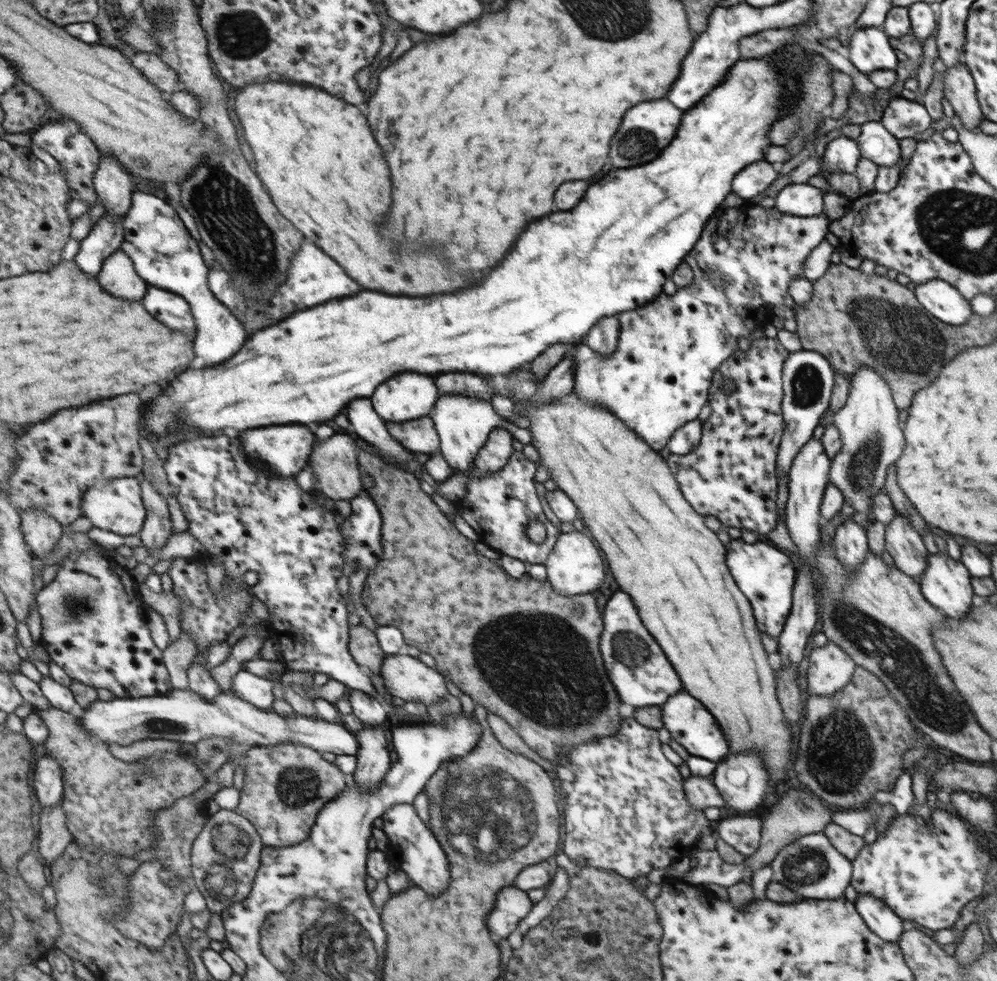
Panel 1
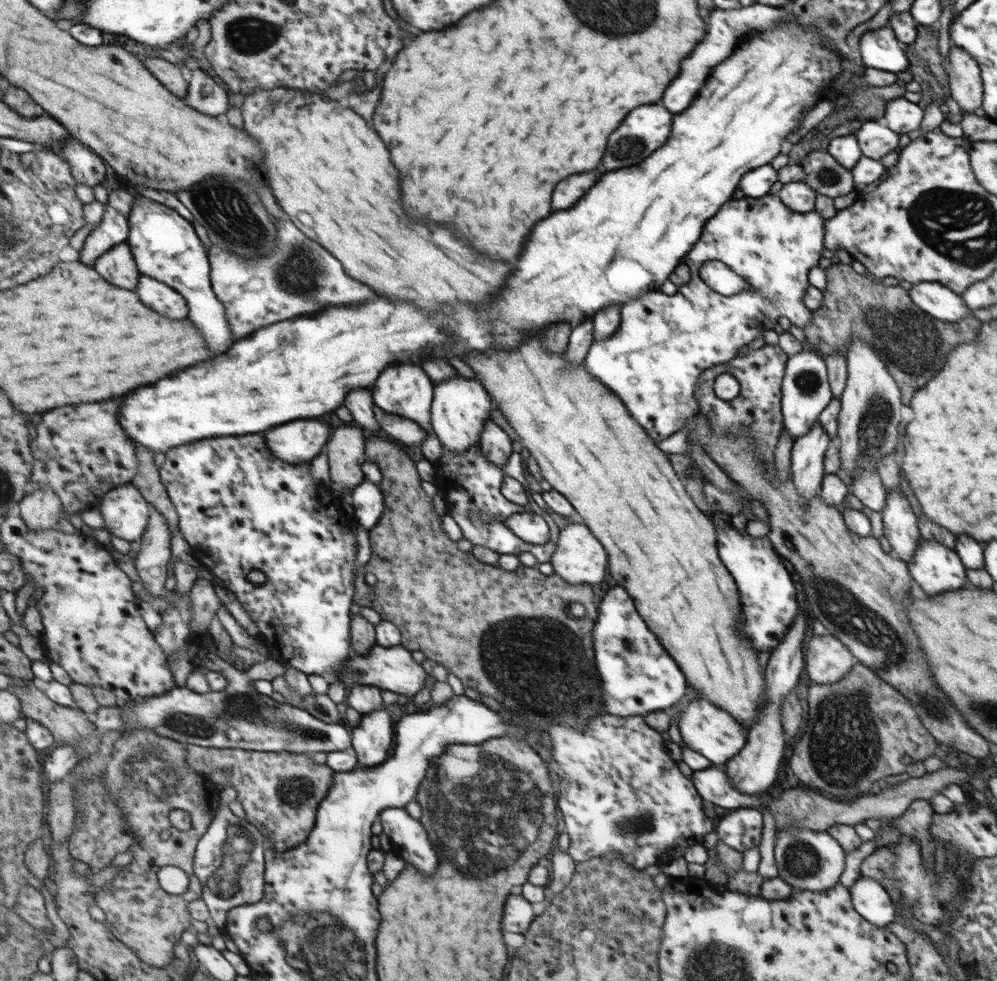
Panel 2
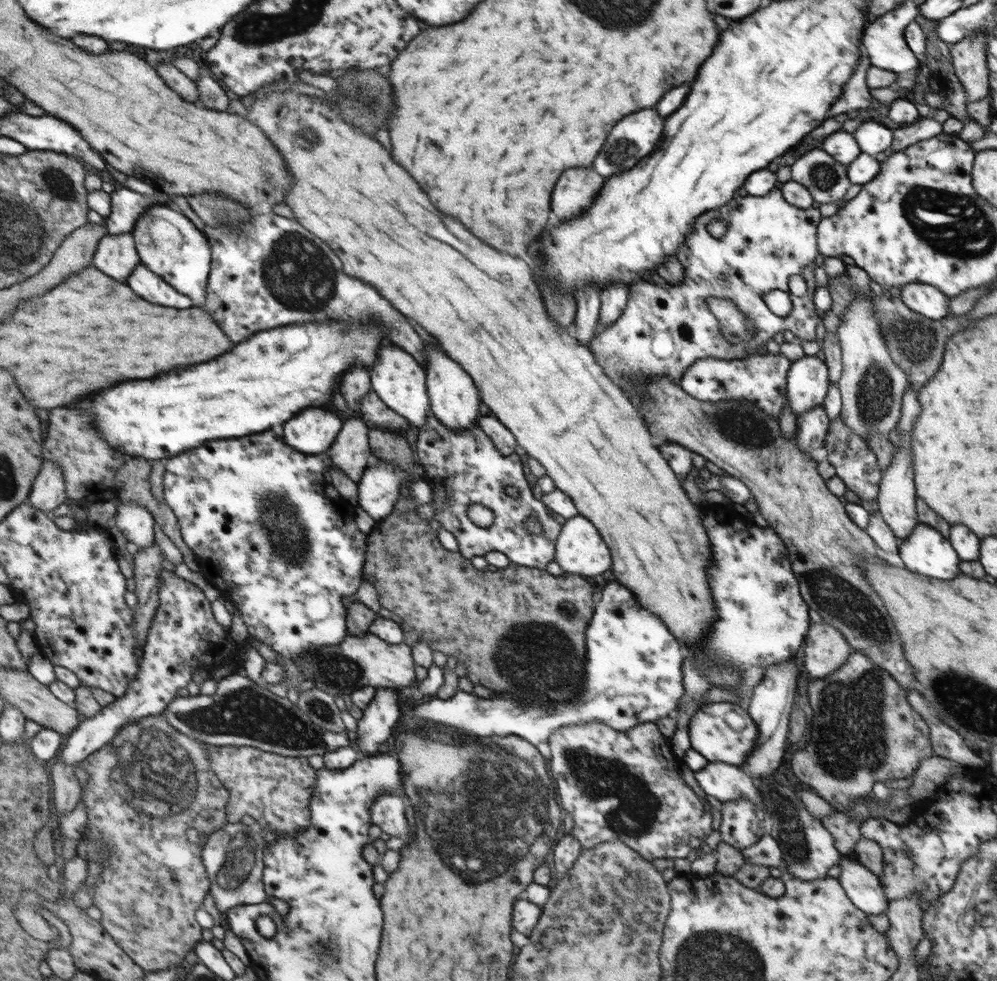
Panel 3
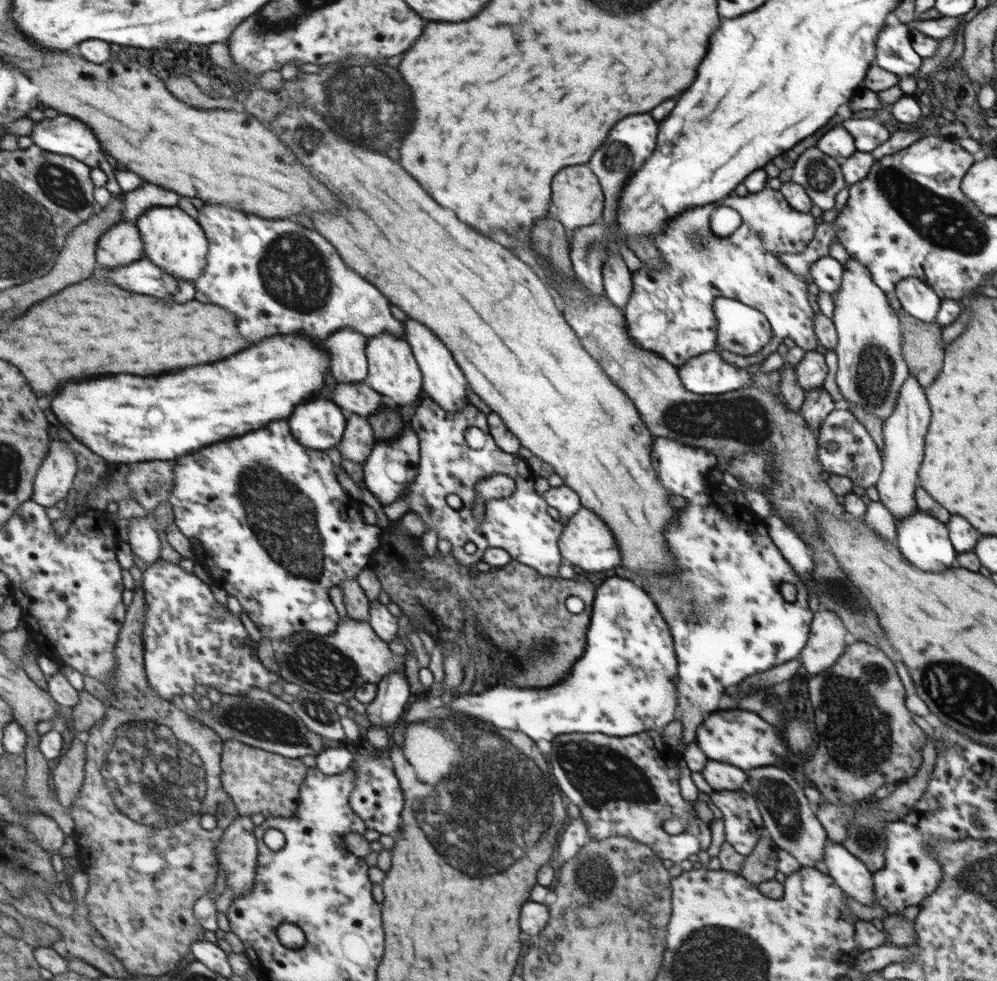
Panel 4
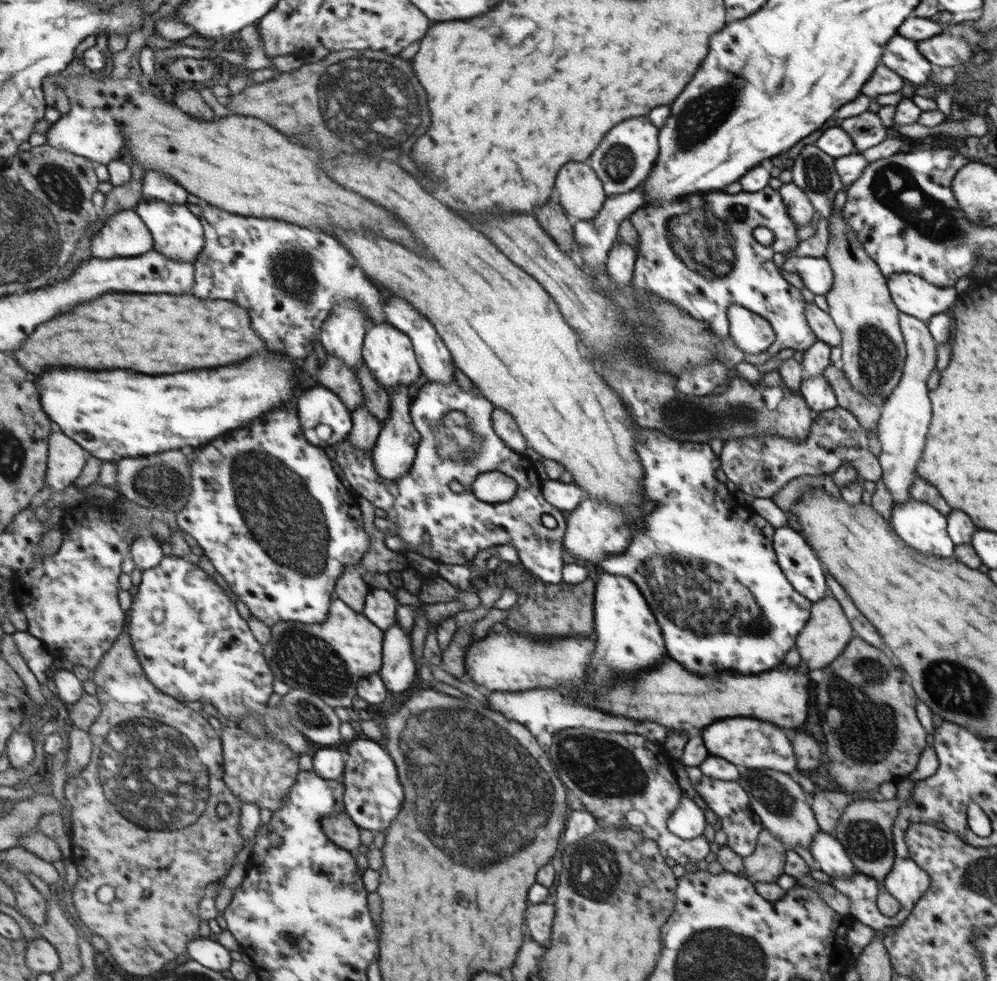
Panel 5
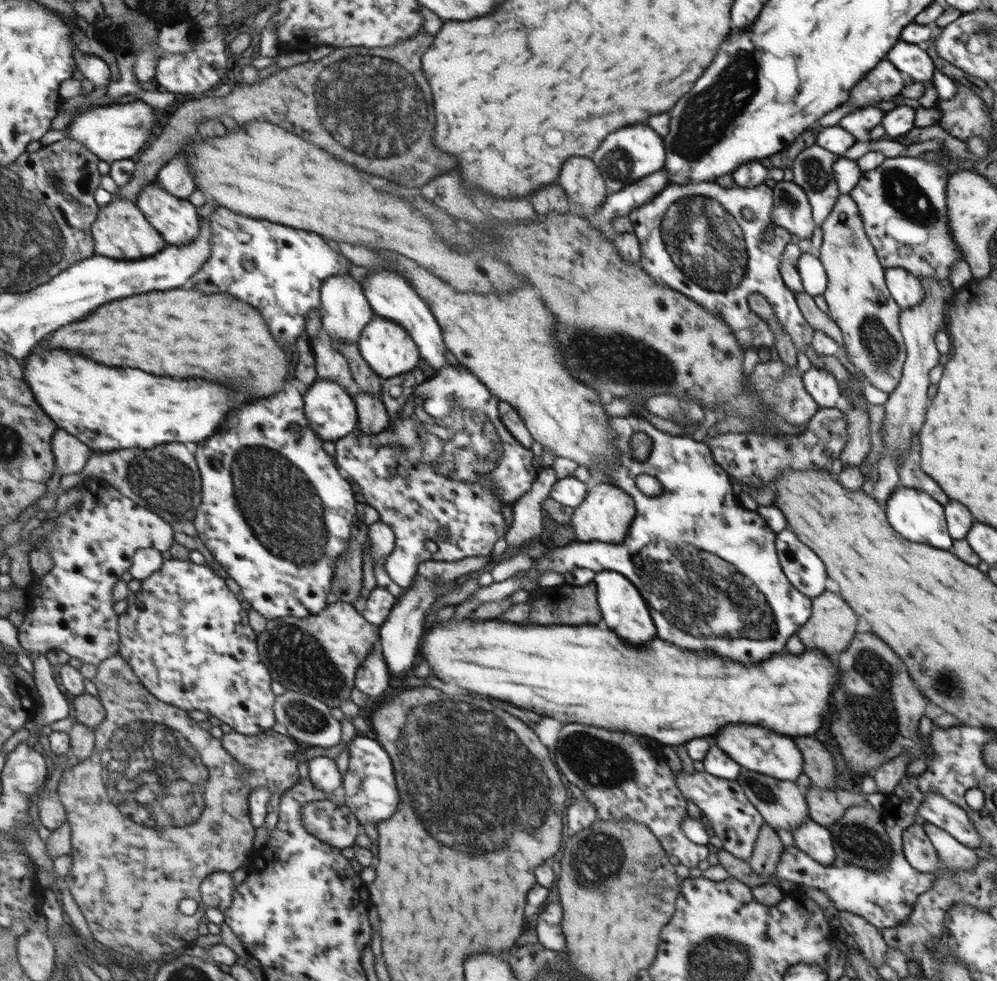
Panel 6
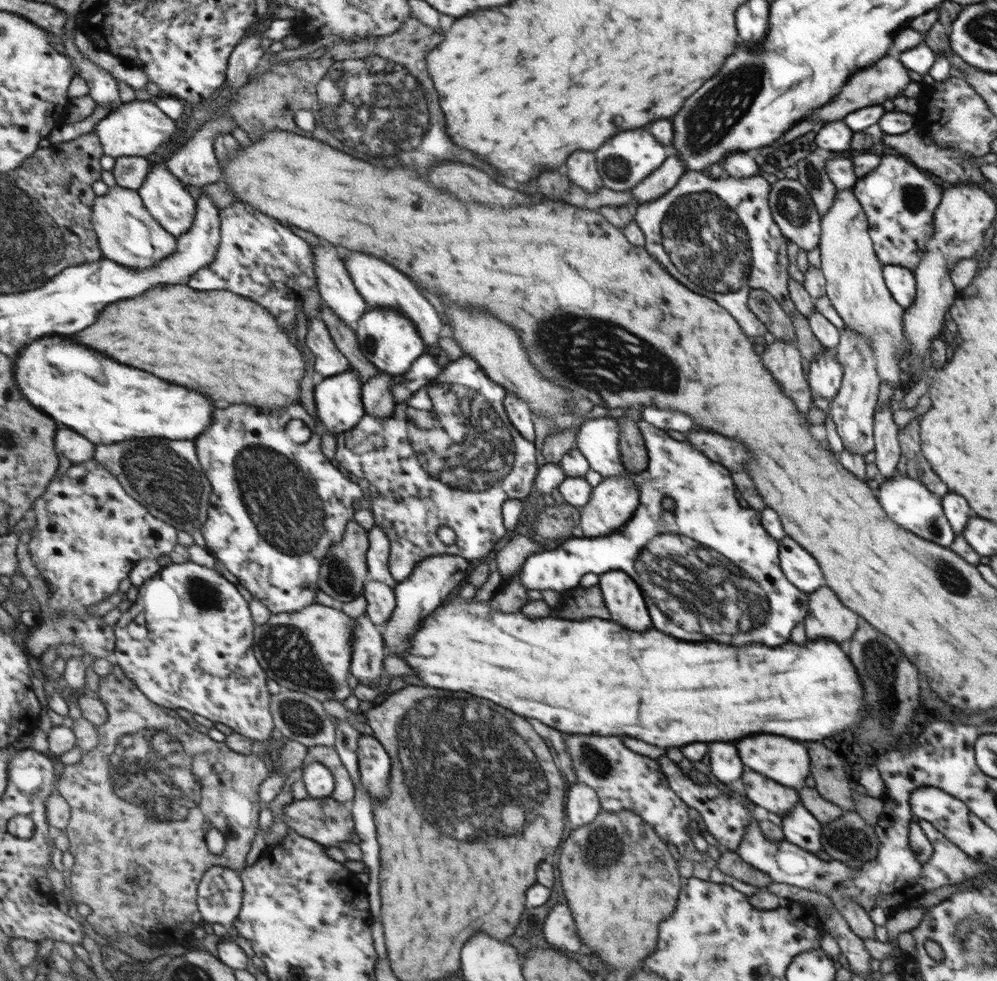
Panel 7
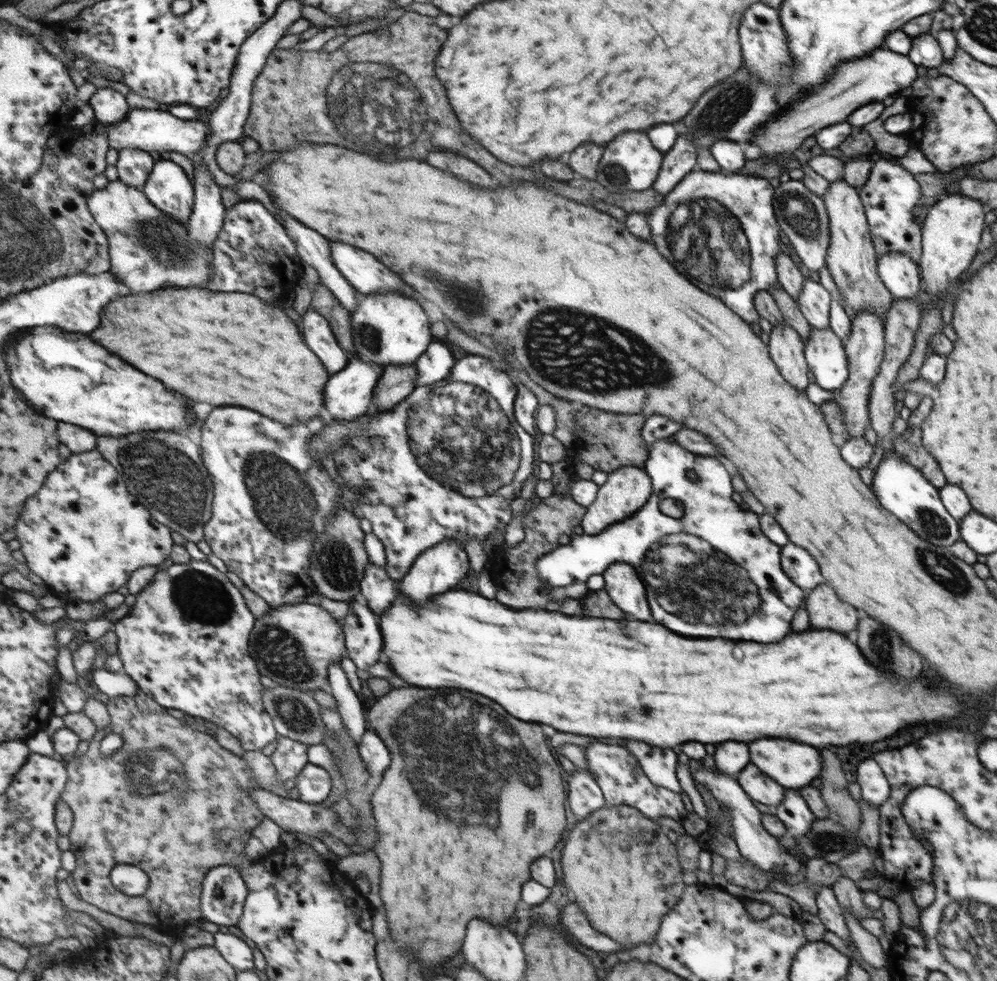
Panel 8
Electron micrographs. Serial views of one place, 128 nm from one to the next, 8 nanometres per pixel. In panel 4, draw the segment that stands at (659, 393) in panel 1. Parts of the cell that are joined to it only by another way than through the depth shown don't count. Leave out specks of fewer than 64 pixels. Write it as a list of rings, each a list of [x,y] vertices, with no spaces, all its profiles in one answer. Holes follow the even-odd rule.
[[[763,188],[762,192],[748,196],[728,196],[728,200],[722,200],[720,204],[706,204],[700,208],[692,208],[692,212],[686,212],[684,216],[676,216],[672,224],[667,224],[668,232],[661,232],[654,240],[656,248],[662,254],[664,268],[652,270],[644,265],[632,274],[632,294],[623,309],[627,319],[627,331],[631,334],[632,340],[642,348],[664,357],[664,360],[671,362],[676,368],[680,368],[687,360],[718,350],[728,364],[747,369],[764,362],[772,352],[782,350],[784,338],[791,338],[805,351],[815,350],[819,339],[815,335],[815,312],[808,301],[809,278],[796,276],[789,266],[784,265],[780,257],[808,250],[817,231],[815,217],[816,212],[800,213],[799,210],[792,208],[780,190],[772,188]],[[730,202],[732,208],[741,214],[742,222],[730,236],[719,237],[714,235],[708,218],[712,216],[712,212],[716,212],[718,206],[726,204],[730,206]],[[718,297],[738,300],[766,315],[773,335],[764,349],[750,356],[742,356],[720,348],[717,341],[718,321],[713,311],[714,299]]]

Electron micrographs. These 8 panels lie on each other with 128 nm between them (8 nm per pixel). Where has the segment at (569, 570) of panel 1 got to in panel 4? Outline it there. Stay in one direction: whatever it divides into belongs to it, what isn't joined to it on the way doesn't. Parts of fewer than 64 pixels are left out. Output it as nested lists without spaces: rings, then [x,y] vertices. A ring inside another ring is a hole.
[[[586,507],[580,508],[569,518],[569,524],[566,524],[560,535],[558,548],[565,562],[584,572],[610,570],[622,560],[616,538],[610,534],[608,526],[604,526],[600,517]]]

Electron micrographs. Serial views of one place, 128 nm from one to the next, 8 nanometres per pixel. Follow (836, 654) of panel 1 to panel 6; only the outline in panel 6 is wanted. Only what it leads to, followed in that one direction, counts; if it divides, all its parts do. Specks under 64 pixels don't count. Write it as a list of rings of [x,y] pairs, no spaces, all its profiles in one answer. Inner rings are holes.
[[[832,592],[816,596],[812,603],[811,619],[800,628],[800,638],[808,650],[816,648],[828,656],[842,652],[851,645],[856,634],[858,616],[852,608]]]

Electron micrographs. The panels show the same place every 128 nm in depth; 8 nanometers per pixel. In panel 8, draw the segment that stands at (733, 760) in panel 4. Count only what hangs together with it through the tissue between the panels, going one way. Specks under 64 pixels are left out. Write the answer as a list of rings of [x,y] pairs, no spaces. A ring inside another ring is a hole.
[[[756,740],[750,746],[750,762],[758,768],[764,768],[772,780],[779,782],[786,788],[799,790],[807,787],[812,780],[820,776],[822,770],[822,754],[818,748],[812,748],[808,744],[792,742],[792,740]]]

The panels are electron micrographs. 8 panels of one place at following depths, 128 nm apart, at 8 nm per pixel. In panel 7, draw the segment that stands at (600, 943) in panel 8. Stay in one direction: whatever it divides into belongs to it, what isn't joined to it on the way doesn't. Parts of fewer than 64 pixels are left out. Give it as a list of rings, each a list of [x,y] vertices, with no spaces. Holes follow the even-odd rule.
[[[558,903],[553,906],[546,915],[544,924],[544,936],[550,944],[554,944],[560,950],[576,952],[582,948],[582,942],[576,934],[576,924],[572,910],[566,904]]]

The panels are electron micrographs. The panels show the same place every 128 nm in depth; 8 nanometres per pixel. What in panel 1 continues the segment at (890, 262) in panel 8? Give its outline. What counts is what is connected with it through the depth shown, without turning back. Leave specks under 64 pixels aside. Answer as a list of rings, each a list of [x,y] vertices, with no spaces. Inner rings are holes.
[[[934,279],[920,283],[915,291],[920,304],[950,326],[962,326],[972,316],[967,297],[962,298],[959,289],[948,284],[948,281]]]

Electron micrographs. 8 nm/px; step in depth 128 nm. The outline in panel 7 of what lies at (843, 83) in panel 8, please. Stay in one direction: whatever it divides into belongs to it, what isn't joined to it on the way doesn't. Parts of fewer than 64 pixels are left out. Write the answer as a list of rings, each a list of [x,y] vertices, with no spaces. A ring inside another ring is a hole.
[[[894,52],[884,55],[883,58],[884,60],[880,60],[880,64],[876,64],[876,68],[864,68],[864,72],[856,72],[856,76],[851,76],[852,84],[848,84],[848,88],[844,88],[844,92],[840,92],[840,96],[836,96],[836,100],[832,100],[832,104],[828,104],[828,108],[820,108],[820,112],[816,112],[816,116],[812,116],[812,120],[814,122],[842,120],[846,114],[854,112],[854,110],[860,110],[866,106],[876,106],[886,100],[892,100],[892,98],[896,100],[897,97],[900,97],[902,90],[910,84],[908,69]]]

